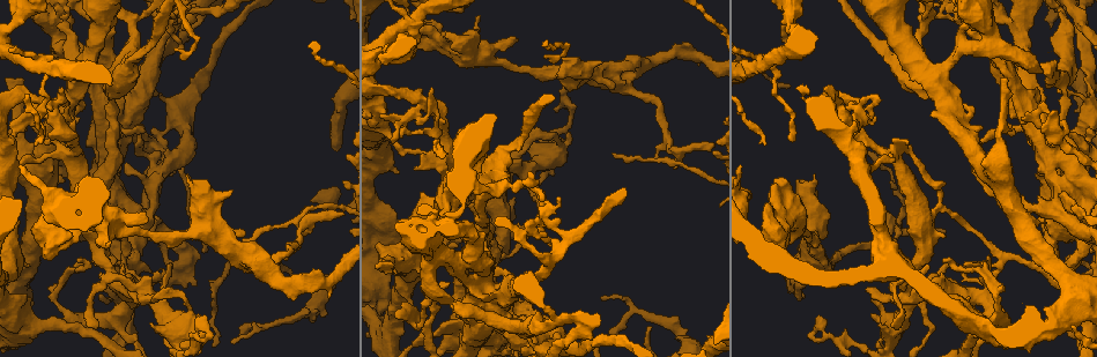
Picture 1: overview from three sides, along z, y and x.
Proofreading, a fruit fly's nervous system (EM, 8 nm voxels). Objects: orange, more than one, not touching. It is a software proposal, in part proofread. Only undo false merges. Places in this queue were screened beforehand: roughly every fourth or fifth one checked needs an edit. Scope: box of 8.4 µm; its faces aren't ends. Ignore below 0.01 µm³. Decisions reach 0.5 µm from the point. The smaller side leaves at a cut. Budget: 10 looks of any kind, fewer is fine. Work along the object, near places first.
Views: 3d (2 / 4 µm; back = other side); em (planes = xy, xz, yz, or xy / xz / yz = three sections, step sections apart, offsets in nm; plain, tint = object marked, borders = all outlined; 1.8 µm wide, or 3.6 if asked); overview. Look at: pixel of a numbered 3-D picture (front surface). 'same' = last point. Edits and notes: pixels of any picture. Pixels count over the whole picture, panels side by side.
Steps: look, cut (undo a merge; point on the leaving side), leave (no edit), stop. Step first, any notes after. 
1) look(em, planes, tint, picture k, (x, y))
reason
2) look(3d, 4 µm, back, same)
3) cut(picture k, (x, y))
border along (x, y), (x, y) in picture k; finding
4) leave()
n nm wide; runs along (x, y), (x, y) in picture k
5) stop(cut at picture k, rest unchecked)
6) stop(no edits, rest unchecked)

look(em, 3.6 µm, planes, tint, picture 1, (1053, 164))
side arm on a straight run

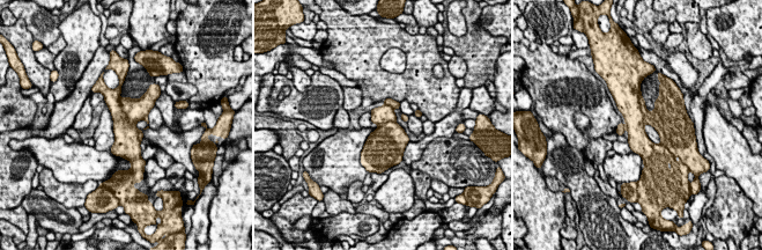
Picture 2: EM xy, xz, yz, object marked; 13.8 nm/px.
cut(picture 2, (627, 95))
border along (640, 89), (640, 110), (645, 123) in picture 2; a second cell is stuck on

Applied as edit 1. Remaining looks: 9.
look(3d, 2 µm, picture 1, (1008, 257))
sharp bend

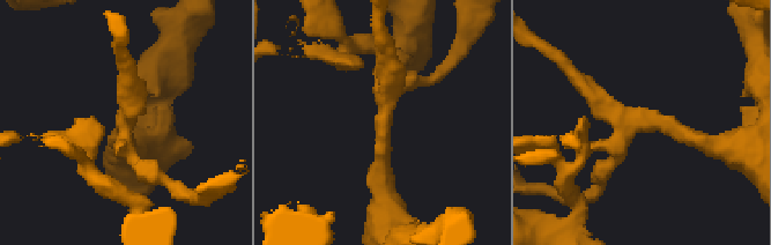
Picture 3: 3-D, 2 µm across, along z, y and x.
look(em, planes, borders, picture 3, (381, 119))
shape alone is not enough

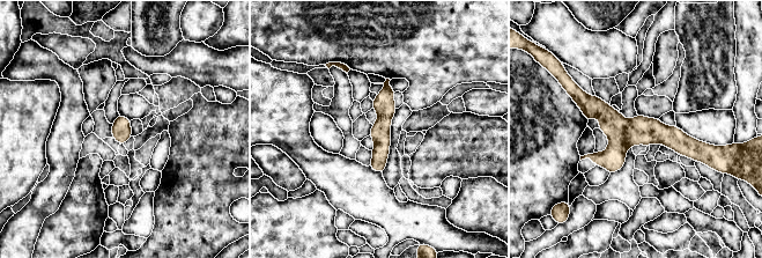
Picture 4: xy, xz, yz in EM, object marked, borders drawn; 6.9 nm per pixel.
leave()
140 nm wide; runs along (577, 98), (622, 131), (705, 147) in picture 4; all the same cell

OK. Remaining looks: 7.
look(em, planes, tint, picture 1, (872, 114))
sudden change in width

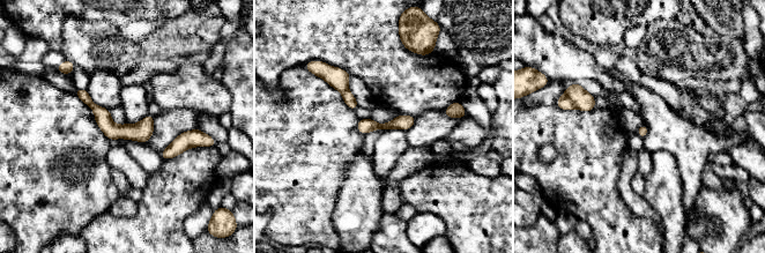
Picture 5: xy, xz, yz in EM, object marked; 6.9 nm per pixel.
leave()
runs along (79, 91), (114, 131), (150, 131) in picture 5; continuous, no second cell

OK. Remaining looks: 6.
look(em, planes, tint, picture 1, (765, 63))
thin arm on a thick one

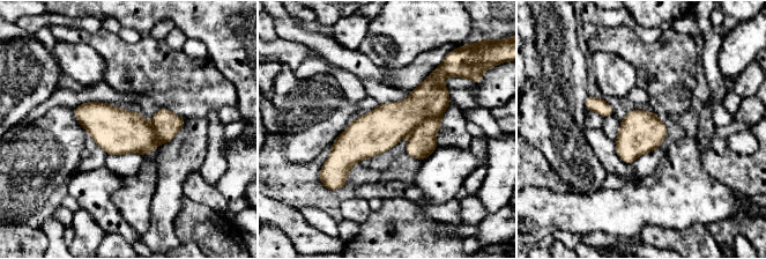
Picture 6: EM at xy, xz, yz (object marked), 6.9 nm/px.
cut(picture 6, (422, 143))
border along (441, 113), (425, 118), (410, 133) in picture 6; two cells meet here

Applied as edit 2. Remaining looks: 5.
look(overview)
redraw

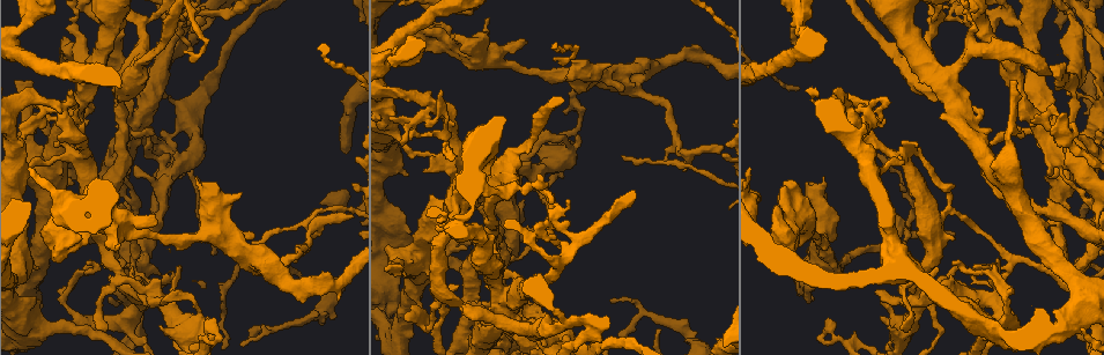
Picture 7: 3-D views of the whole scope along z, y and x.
look(em, xz, step 16, tint, picture 7, (901, 231))
sharp bend

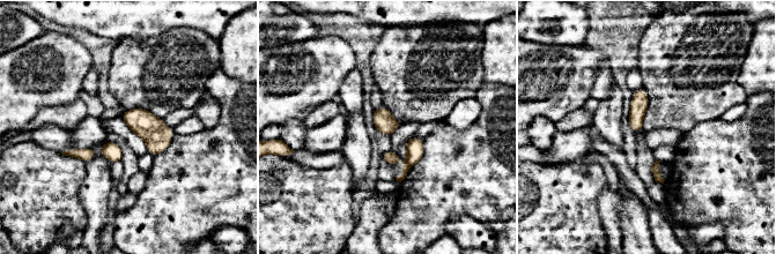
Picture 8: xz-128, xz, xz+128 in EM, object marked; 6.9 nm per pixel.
look(em, planes, tint, same)
another direction

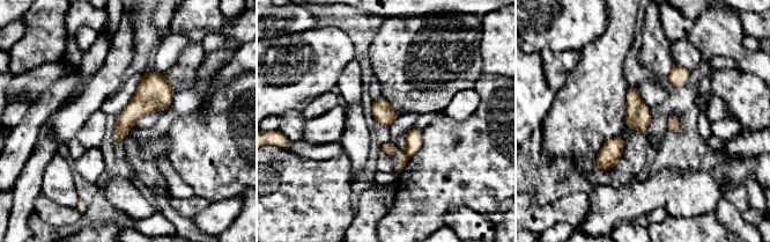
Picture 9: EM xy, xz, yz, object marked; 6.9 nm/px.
cut(picture 9, (405, 158))
border along (404, 152), (409, 156) in picture 9; a second cell is stuck on

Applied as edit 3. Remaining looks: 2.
stop(cut at picture 2, cut at picture 6, cut at picture 9, rest unchecked)

